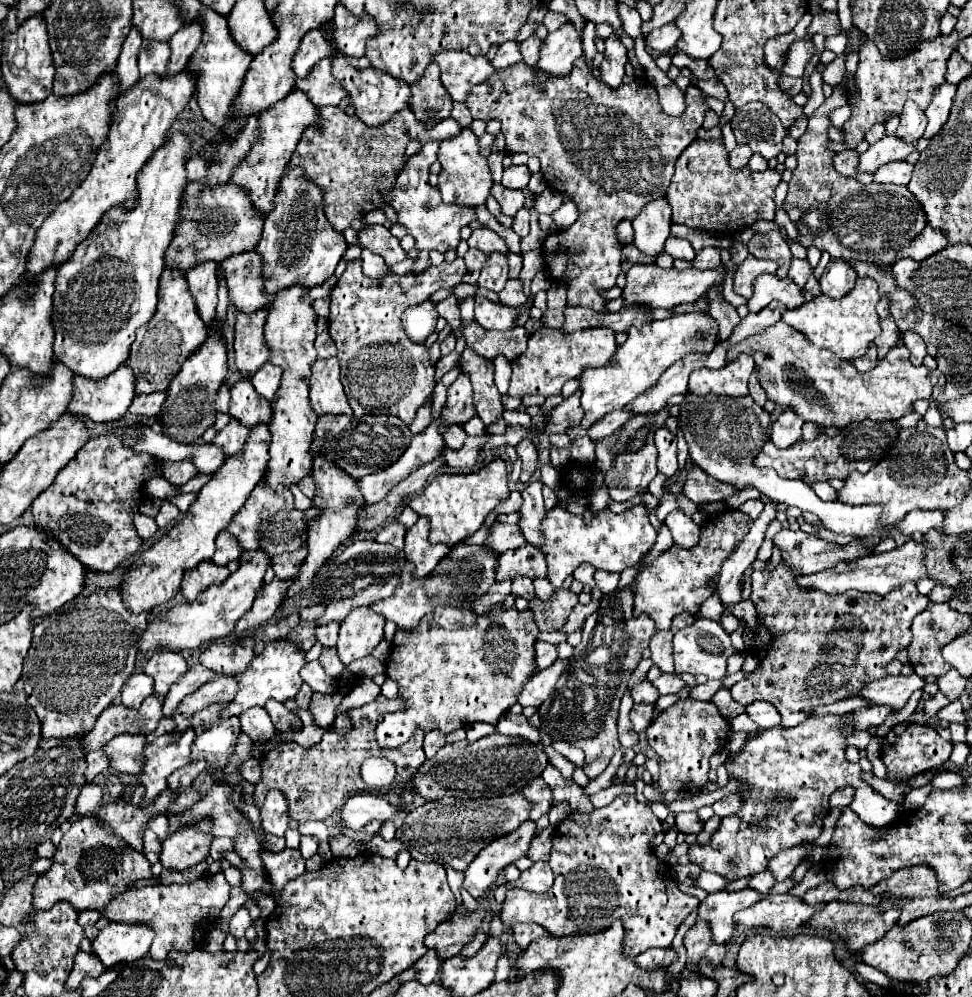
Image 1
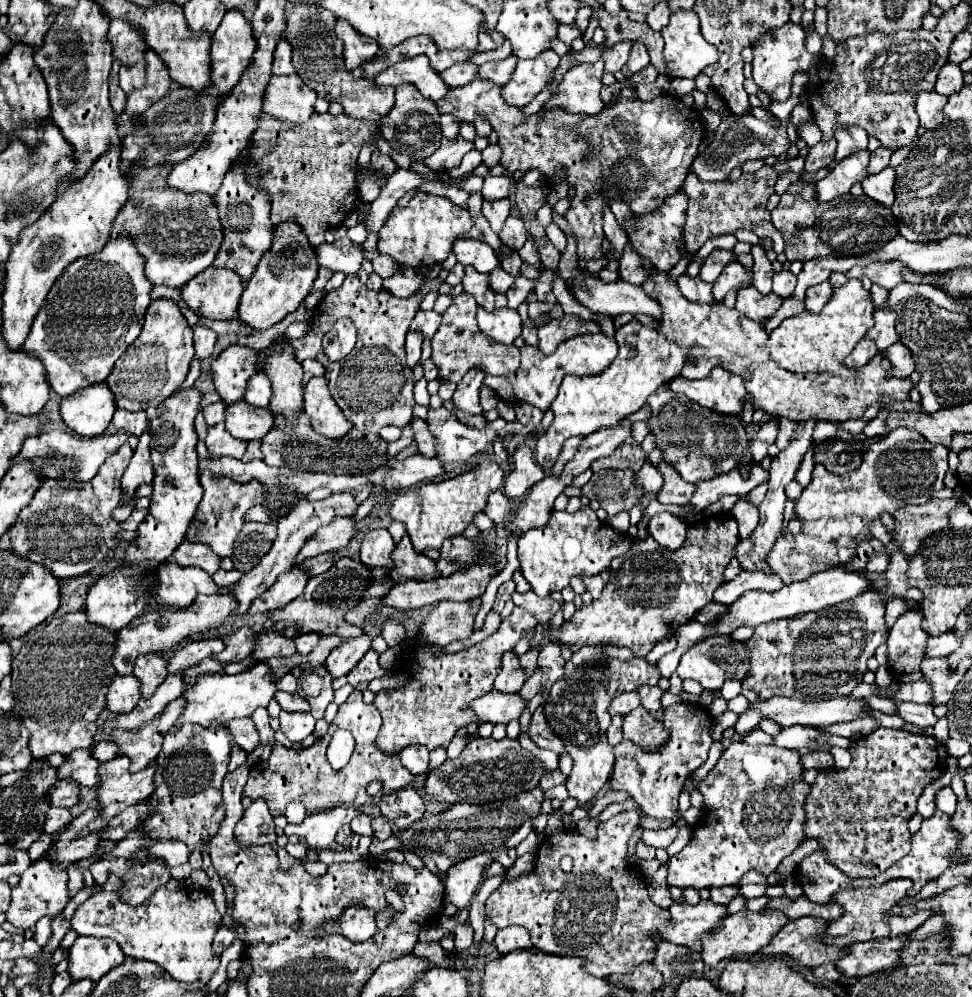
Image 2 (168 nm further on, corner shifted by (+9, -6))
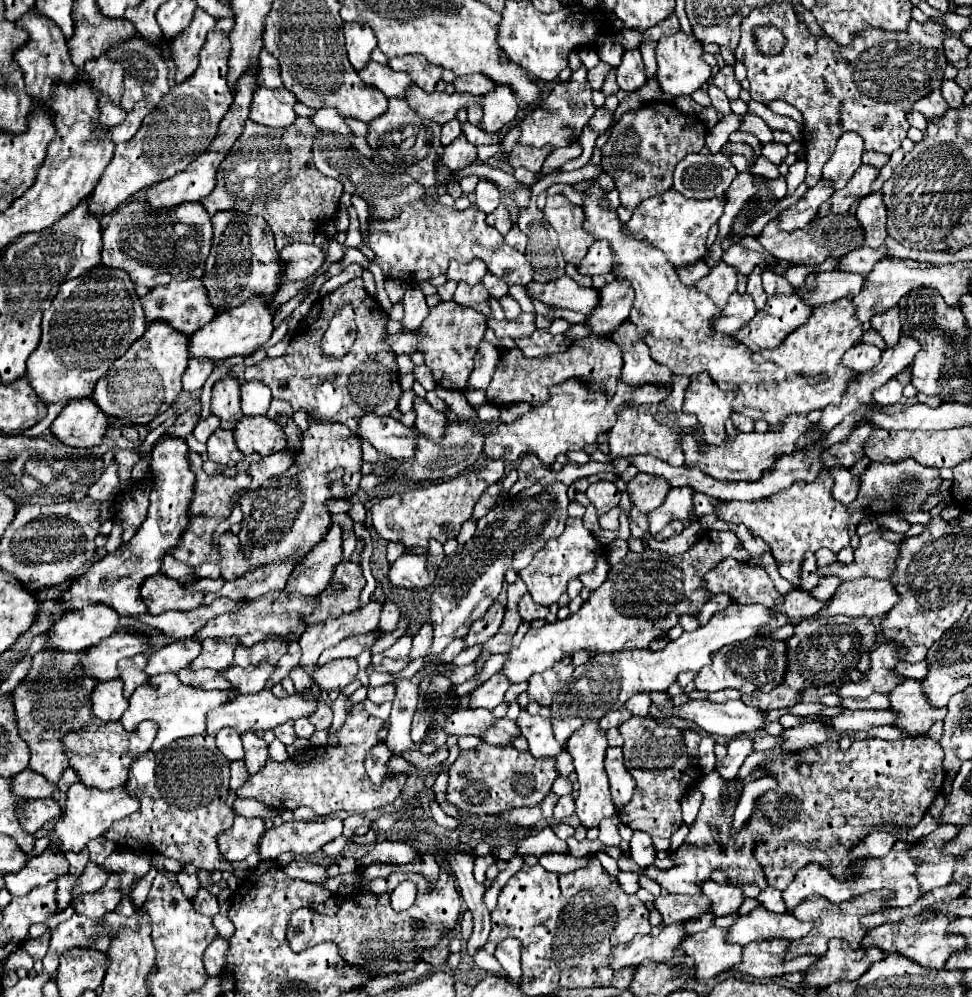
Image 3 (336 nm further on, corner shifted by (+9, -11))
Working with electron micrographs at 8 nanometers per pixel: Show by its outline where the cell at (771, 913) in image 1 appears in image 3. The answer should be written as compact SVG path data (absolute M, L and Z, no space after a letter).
M710 927L706 931L688 935L684 939L684 953L694 957L696 979L710 979L722 971L732 969L740 963L742 945L728 941L728 931L722 927Z

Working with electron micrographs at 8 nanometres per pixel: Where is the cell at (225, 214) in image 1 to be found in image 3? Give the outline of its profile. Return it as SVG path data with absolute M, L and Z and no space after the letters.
M132 201L122 203L110 215L110 221L102 231L102 241L102 265L120 267L130 273L136 285L154 289L158 285L168 285L172 281L184 281L192 277L200 279L204 275L204 265L212 247L212 223L208 211L200 203L182 203L170 209L154 209L148 201Z

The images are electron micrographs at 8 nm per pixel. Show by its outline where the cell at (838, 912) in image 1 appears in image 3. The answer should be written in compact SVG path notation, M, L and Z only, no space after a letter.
M770 939L770 941L744 945L742 963L738 965L738 971L752 975L756 979L764 979L764 977L806 971L816 963L818 957L812 957L812 955L800 955L786 961L784 955L788 945L790 945L788 939Z

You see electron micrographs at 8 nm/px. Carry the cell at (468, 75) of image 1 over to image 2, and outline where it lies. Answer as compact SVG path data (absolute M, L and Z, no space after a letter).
M416 56L416 58L408 58L408 60L402 60L394 66L390 66L388 70L380 72L376 78L374 78L376 84L390 84L390 86L400 86L400 84L412 84L416 86L424 98L436 102L440 98L446 96L446 92L450 90L440 74L436 74L430 64L428 64L428 58L424 56Z

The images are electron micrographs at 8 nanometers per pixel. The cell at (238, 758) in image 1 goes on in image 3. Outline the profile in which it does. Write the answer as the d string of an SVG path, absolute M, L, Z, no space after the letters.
M232 761L230 763L230 789L236 791L246 779L248 779L248 771L244 767L244 761Z

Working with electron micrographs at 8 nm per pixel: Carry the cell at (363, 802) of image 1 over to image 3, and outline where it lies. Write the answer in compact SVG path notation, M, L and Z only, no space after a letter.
M324 817L318 821L286 821L264 833L260 841L262 859L278 859L280 853L294 851L298 855L310 855L320 851L326 843L342 835L342 819Z

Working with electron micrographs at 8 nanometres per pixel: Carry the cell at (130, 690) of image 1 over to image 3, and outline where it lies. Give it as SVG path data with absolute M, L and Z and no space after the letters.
M110 679L96 685L92 693L92 711L102 721L118 721L128 707L124 697L124 681Z

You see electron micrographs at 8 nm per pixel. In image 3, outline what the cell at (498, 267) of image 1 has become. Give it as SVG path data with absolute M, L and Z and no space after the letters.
M460 281L460 283L458 283L458 289L456 289L456 293L454 293L454 301L456 301L456 303L460 303L460 305L470 305L470 307L474 307L476 311L484 313L486 317L492 317L492 309L490 309L490 305L488 305L488 299L490 299L490 295L488 295L488 291L486 291L486 287L484 287L482 283L468 285L468 283Z

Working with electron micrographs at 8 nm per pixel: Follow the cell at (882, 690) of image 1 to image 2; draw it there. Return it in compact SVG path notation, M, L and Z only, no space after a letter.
M846 696L844 698L832 698L832 700L810 700L810 702L802 702L802 700L796 700L796 698L770 698L770 700L764 700L764 702L752 702L748 706L748 710L738 714L734 730L744 736L744 734L756 730L762 718L770 718L780 726L794 726L794 724L818 726L818 724L850 722L850 720L856 720L856 718L864 718L866 710L868 708L862 706L862 700L852 700L852 698L846 698Z

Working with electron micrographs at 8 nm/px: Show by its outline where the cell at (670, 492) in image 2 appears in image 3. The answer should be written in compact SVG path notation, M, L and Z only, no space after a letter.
M638 473L628 483L630 499L644 513L654 511L656 507L660 507L670 489L672 487L670 487L670 483L664 477L656 477L656 475L648 475L648 473Z

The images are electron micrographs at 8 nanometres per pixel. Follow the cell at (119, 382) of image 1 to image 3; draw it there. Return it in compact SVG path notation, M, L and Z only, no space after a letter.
M72 399L52 423L52 433L70 447L100 445L108 429L108 415L92 399Z

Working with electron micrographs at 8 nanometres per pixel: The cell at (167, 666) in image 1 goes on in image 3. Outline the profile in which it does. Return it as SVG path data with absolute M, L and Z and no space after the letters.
M136 655L132 659L122 659L120 661L120 677L124 681L124 697L126 699L132 697L136 687L150 683L150 677L144 671L146 665L148 665L146 655Z

